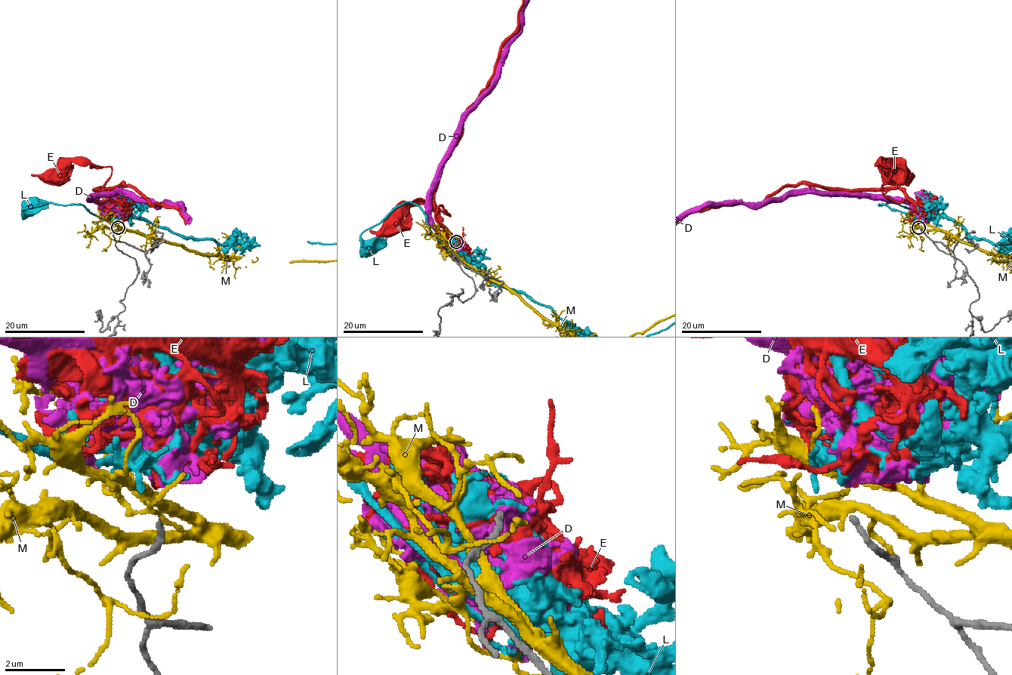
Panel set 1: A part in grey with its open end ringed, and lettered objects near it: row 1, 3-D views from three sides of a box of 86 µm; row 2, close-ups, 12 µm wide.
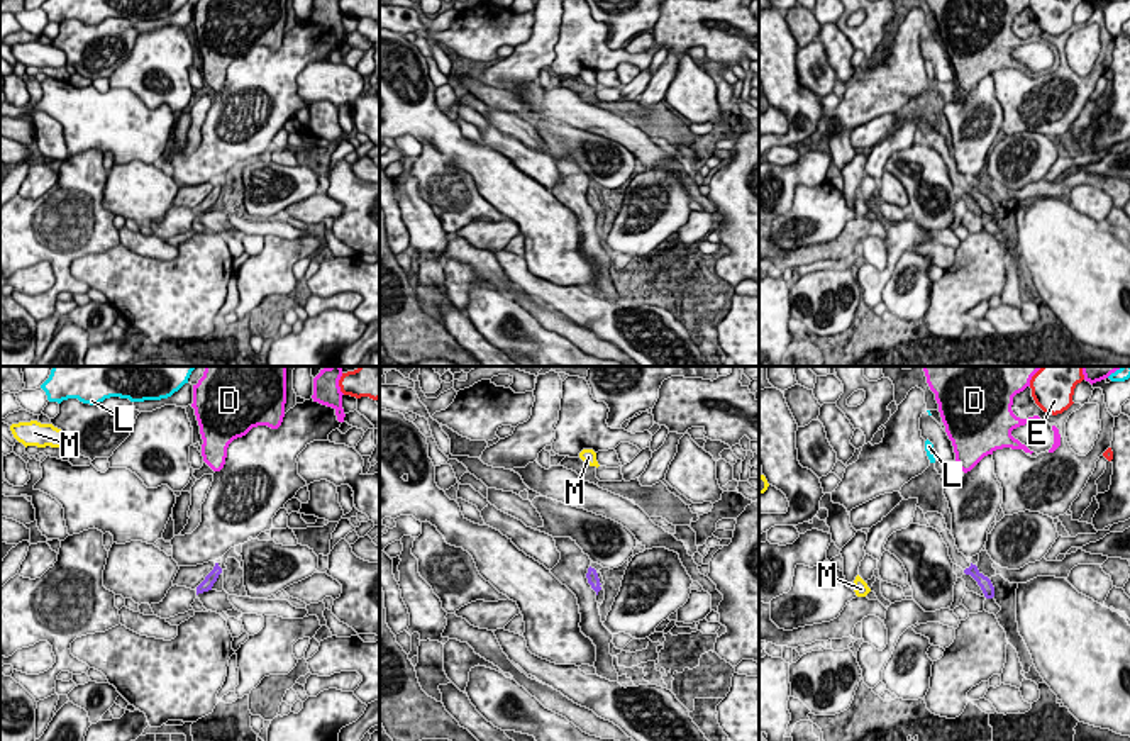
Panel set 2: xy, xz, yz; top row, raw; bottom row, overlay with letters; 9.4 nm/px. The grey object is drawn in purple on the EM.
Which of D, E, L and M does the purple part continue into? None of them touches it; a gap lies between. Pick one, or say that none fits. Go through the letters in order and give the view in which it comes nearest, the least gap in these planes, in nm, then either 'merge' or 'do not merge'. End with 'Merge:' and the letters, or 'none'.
D: nearest in yz; 850 nm apart; do not merge
E: nearest in yz; 1600 nm apart; do not merge
L: nearest in yz; 1000 nm apart; do not merge
M: nearest in yz; 900 nm apart; do not merge
Merge: none

